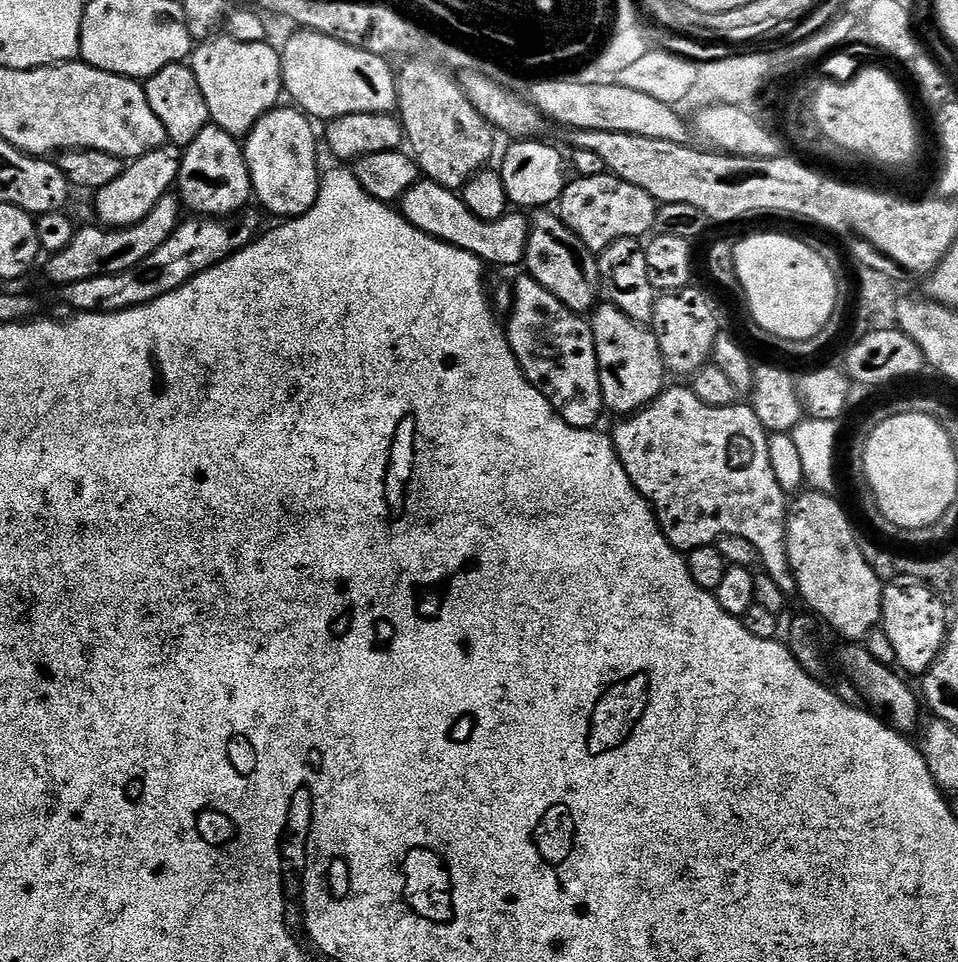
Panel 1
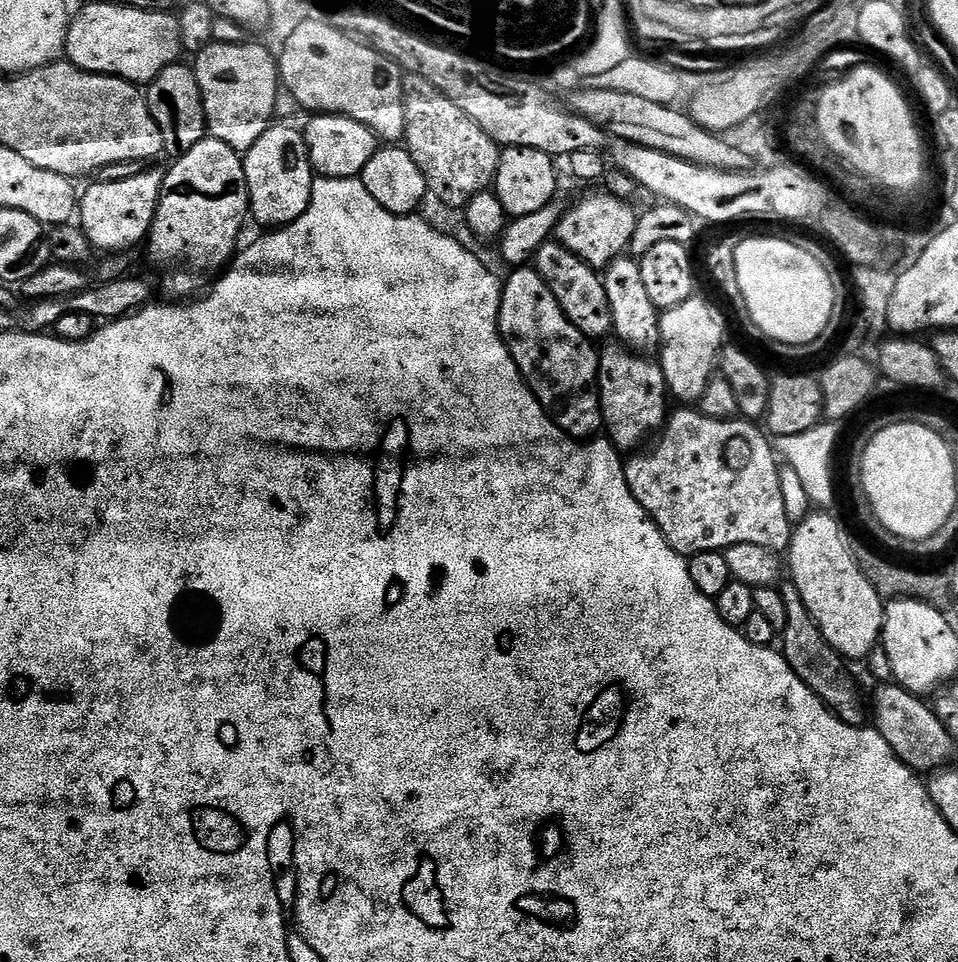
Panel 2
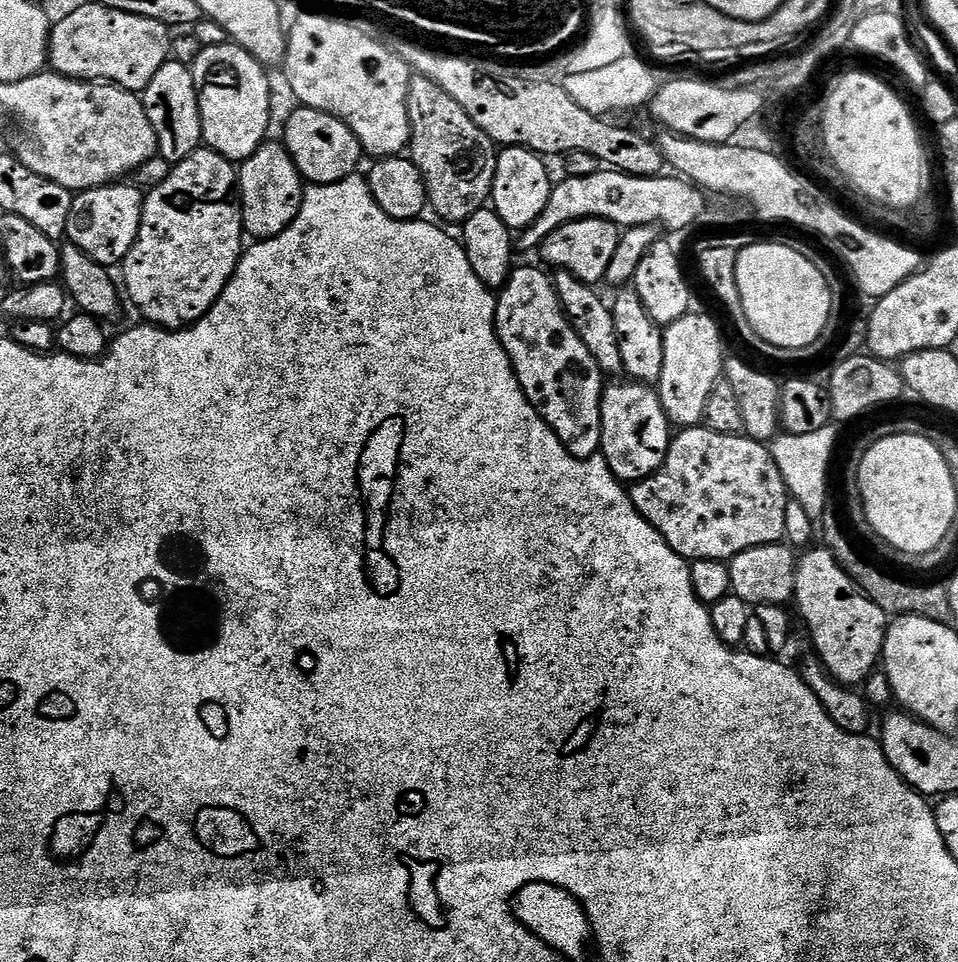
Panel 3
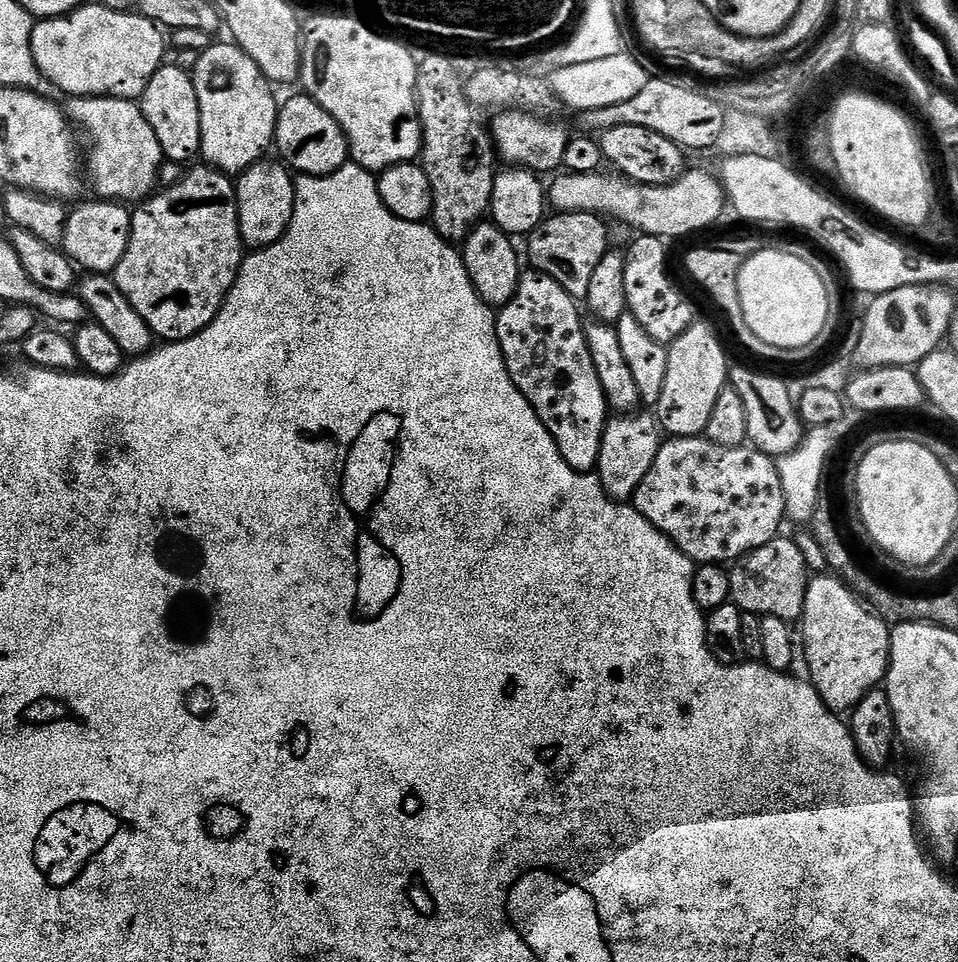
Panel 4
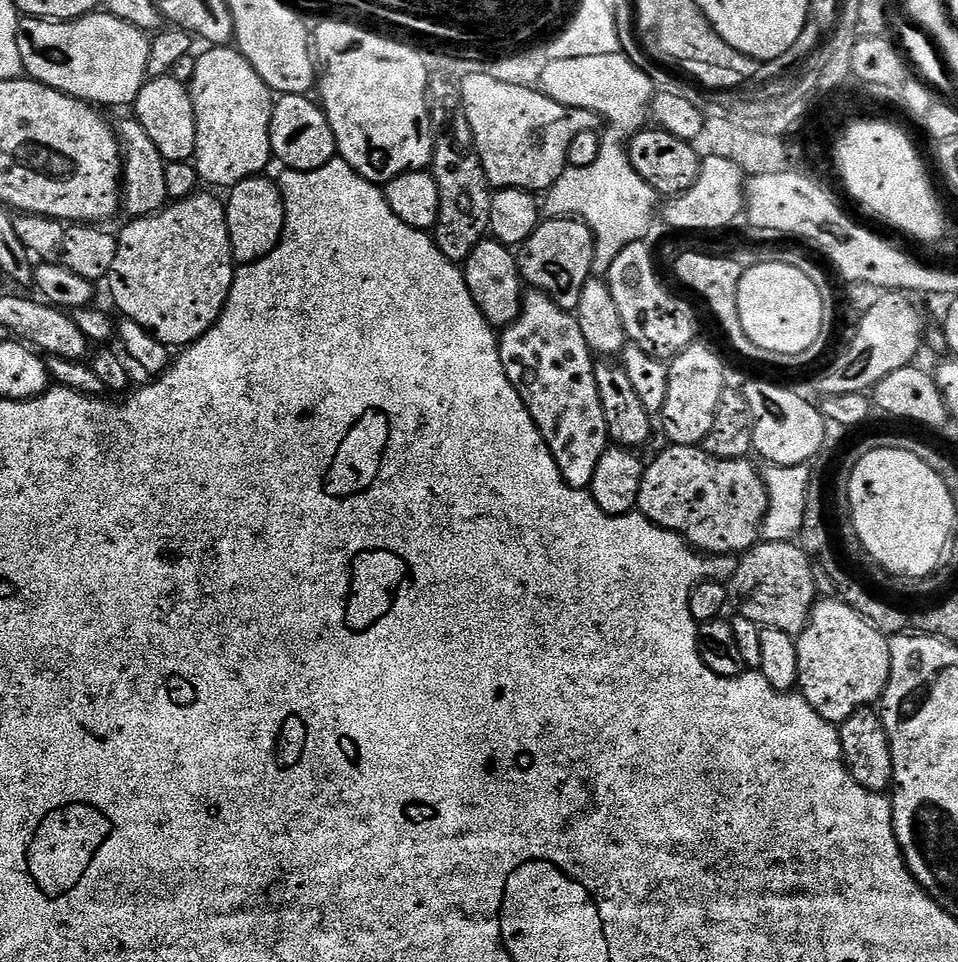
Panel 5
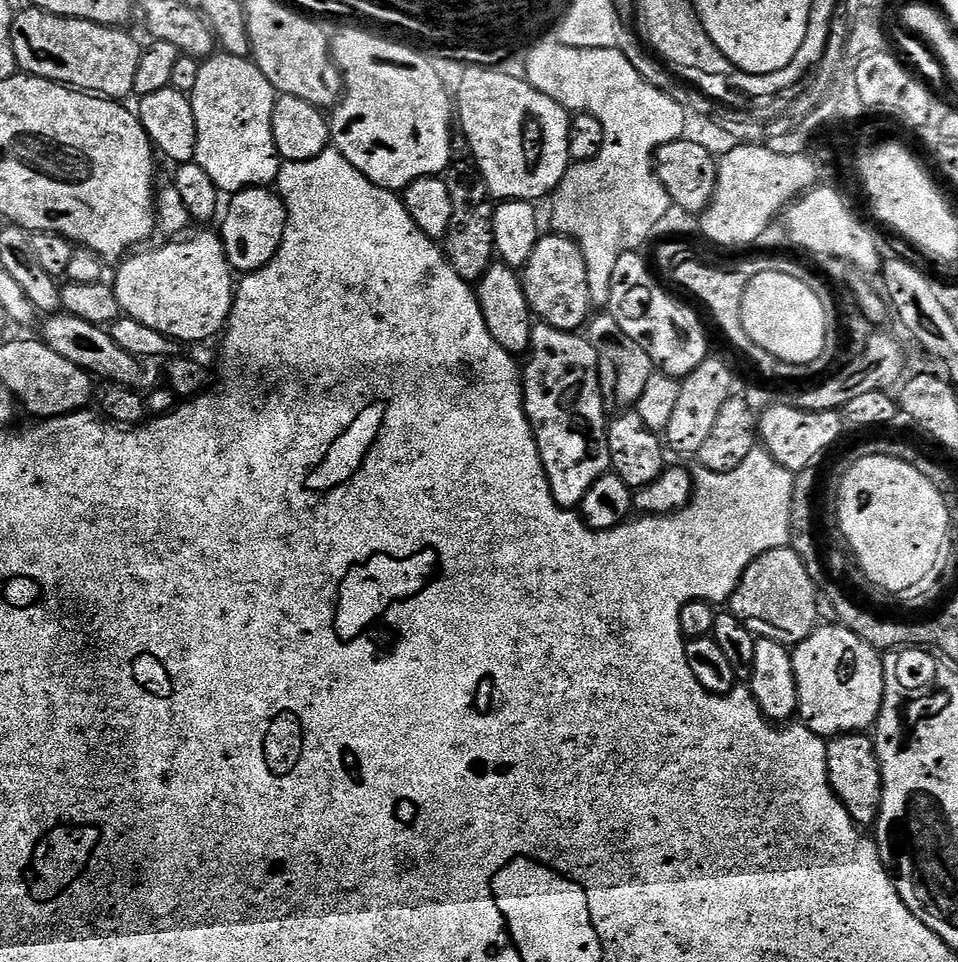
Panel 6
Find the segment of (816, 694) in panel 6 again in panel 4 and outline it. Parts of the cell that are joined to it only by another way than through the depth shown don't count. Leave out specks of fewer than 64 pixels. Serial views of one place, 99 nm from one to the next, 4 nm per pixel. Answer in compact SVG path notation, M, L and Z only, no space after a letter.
M816 574L809 579L804 602L804 660L808 663L808 676L820 701L828 707L829 713L851 713L853 706L862 702L862 698L871 688L877 687L888 674L888 651L892 641L889 625L877 616L871 608L865 606L856 593L845 586L843 580L835 574Z

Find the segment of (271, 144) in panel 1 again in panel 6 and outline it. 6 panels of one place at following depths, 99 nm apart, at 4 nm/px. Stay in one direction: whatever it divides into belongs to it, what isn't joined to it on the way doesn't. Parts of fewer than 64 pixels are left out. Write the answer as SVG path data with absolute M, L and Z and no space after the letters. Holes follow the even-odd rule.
M271 187L243 188L227 201L223 213L224 225L218 228L218 235L224 242L228 263L237 273L247 274L265 268L278 254L288 221L284 201ZM228 212L228 213L227 213Z

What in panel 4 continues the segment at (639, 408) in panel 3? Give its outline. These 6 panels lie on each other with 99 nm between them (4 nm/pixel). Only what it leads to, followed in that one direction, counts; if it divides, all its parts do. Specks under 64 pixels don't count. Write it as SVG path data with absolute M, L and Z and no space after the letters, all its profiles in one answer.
M620 414L609 419L604 425L604 437L595 471L606 494L612 500L631 501L636 495L638 486L642 486L642 478L650 474L650 466L654 466L654 458L658 458L658 450L662 443L662 429L655 415L640 415Z

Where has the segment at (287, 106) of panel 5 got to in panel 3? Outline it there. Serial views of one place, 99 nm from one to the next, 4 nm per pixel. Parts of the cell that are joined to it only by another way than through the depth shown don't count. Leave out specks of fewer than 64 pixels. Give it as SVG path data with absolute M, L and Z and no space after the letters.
M296 106L296 109L289 114L288 121L284 124L282 143L287 148L294 166L308 184L333 184L342 182L348 176L357 175L359 168L356 167L360 164L360 156L365 155L364 147L360 145L350 126L343 124L337 116L331 116L322 110L314 110L307 106Z

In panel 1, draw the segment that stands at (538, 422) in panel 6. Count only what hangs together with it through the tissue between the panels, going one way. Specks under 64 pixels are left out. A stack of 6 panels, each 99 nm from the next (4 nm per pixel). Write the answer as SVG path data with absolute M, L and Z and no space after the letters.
M521 274L514 283L506 335L522 374L547 398L552 409L570 426L596 428L605 407L591 323L581 313L562 306L534 277Z

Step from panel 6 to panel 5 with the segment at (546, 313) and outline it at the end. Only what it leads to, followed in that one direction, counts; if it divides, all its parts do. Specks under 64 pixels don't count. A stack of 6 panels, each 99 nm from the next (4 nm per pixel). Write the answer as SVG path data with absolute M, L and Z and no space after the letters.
M567 216L541 219L534 234L518 248L521 281L529 289L546 293L562 310L572 312L578 306L578 298L582 298L582 286L593 279L595 249L594 234L581 220Z

